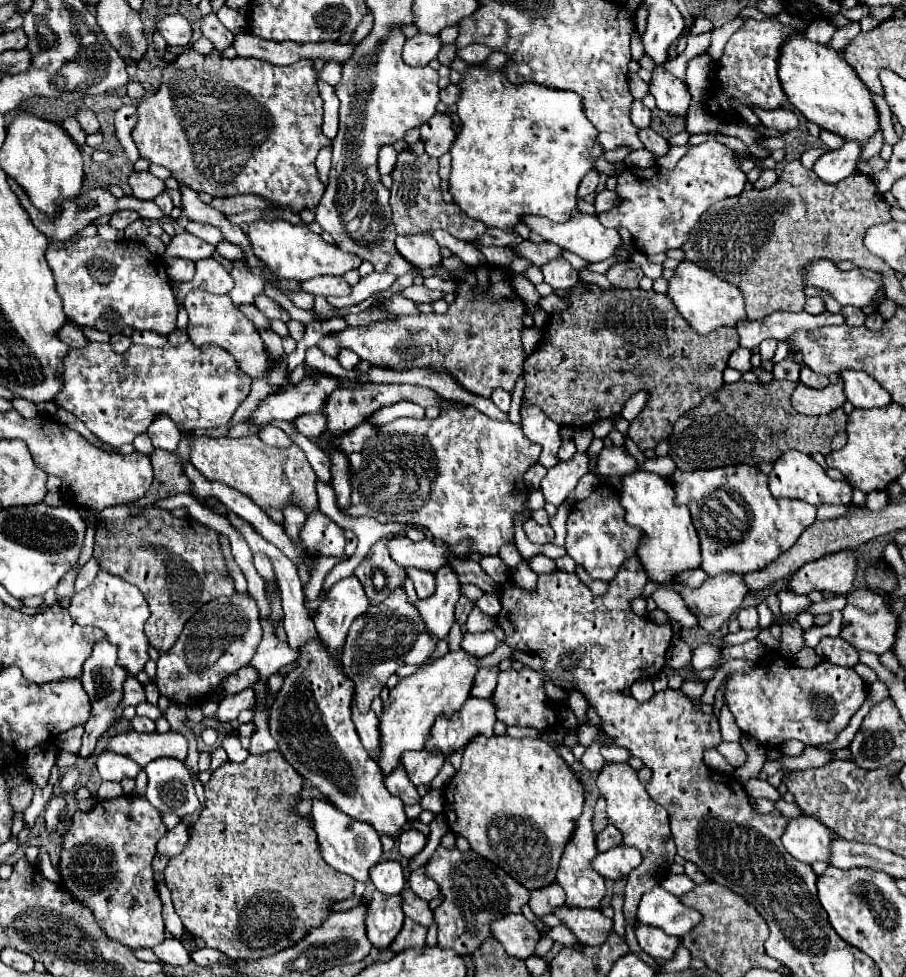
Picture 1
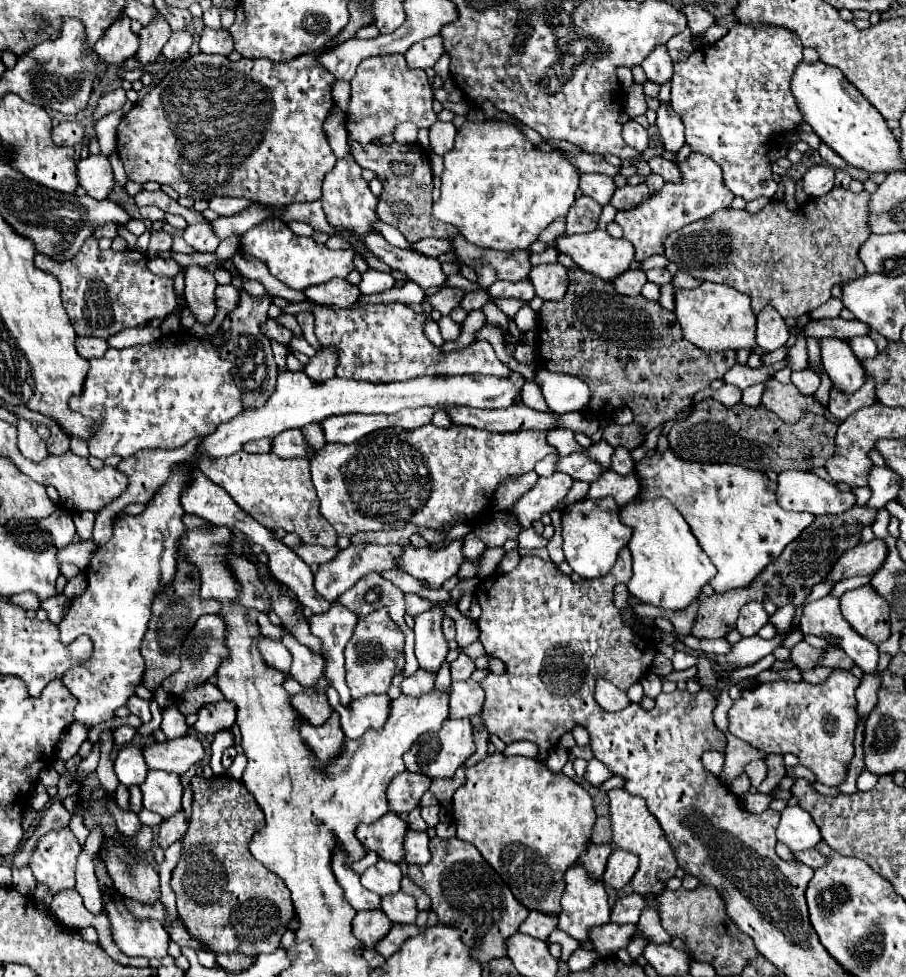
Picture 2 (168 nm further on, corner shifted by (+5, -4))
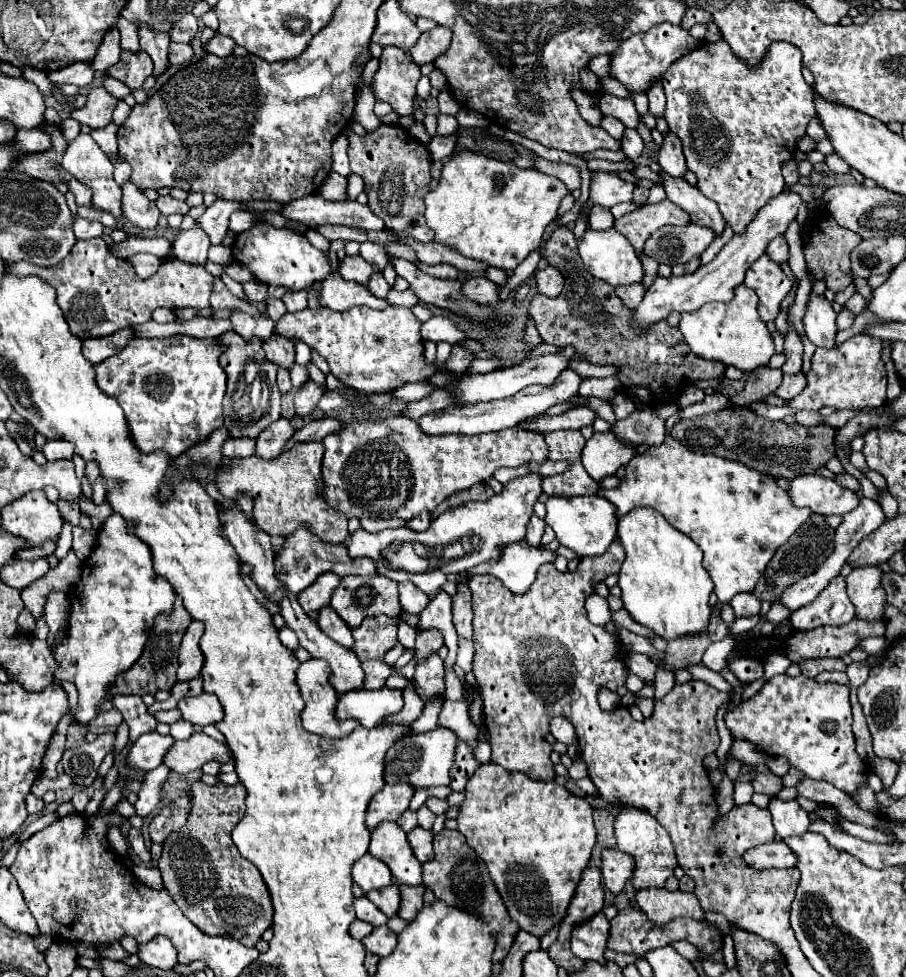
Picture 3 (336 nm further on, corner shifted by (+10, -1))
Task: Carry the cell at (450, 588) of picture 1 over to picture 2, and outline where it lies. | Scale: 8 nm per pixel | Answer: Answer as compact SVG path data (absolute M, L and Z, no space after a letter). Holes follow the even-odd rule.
M438 602L432 610L418 614L414 620L414 634L416 634L416 658L422 670L438 674L446 654L448 654L448 642L442 634L442 606L448 602Z

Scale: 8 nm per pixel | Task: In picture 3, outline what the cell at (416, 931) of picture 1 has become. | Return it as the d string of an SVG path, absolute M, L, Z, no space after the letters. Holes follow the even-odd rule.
M383 925L383 927L373 929L373 933L363 939L363 945L369 953L387 957L397 947L397 935L387 925Z

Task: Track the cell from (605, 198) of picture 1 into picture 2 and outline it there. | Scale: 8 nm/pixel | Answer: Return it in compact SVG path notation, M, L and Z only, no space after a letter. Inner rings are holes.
M638 184L638 186L624 186L624 188L618 188L616 194L612 196L610 204L618 210L628 210L628 208L634 208L636 204L644 202L646 196L650 196L648 188L644 184Z

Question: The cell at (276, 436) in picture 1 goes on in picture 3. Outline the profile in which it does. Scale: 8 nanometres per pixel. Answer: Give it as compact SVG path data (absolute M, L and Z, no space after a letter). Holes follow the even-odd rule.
M239 437L239 439L229 439L223 449L223 457L251 457L255 453L255 439L251 437Z

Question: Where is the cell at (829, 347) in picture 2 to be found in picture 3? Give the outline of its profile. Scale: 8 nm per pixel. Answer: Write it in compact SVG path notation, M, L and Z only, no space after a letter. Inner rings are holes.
M811 293L811 301L803 317L803 323L805 323L807 337L815 347L825 347L825 349L835 347L835 335L837 335L835 317L837 313L833 311L831 303Z

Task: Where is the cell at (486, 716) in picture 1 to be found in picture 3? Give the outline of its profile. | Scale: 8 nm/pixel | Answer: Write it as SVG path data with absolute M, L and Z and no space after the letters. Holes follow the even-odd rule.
M435 727L425 733L409 735L401 741L397 741L385 757L385 781L387 783L409 783L415 789L421 787L433 787L433 785L449 785L449 769L455 761L455 749L457 749L459 737L447 729L447 727Z

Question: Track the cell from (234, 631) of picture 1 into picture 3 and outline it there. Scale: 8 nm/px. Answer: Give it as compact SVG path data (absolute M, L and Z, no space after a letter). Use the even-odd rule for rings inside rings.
M191 621L191 625L185 631L185 637L181 641L179 649L179 669L177 669L177 681L191 681L201 675L201 667L205 665L205 657L199 647L199 639L203 635L203 623Z

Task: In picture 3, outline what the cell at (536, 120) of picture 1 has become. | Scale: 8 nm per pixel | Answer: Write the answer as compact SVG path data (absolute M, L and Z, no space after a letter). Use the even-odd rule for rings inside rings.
M461 149L445 161L437 189L425 197L425 219L435 231L435 239L457 247L461 255L485 261L499 269L513 269L539 245L545 227L557 217L557 207L567 193L569 189L563 181L539 169L521 169L511 161Z

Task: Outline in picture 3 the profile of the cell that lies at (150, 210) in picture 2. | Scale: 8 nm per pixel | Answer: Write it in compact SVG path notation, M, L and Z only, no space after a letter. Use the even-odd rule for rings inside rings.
M133 183L123 185L123 203L121 203L123 215L135 223L139 229L153 229L157 227L159 209L153 201L149 201L141 189L133 187Z

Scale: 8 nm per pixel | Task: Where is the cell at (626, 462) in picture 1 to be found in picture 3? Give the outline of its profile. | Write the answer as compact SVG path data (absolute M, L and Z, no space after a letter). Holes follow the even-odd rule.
M545 461L545 463L531 463L531 471L537 471L539 475L557 475L569 469L567 461Z

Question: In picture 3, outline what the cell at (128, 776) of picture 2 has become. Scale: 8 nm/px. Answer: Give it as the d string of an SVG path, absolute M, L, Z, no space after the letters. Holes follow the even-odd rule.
M157 731L143 733L129 749L125 763L129 769L137 771L151 771L157 765L161 765L161 759L165 751L171 747L173 737L163 737Z

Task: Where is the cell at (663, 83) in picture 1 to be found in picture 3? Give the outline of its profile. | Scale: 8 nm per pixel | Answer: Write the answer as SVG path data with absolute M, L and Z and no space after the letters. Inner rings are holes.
M673 131L663 133L663 143L659 149L659 165L665 173L675 177L683 177L683 173L687 171L685 157L681 151L681 139Z

